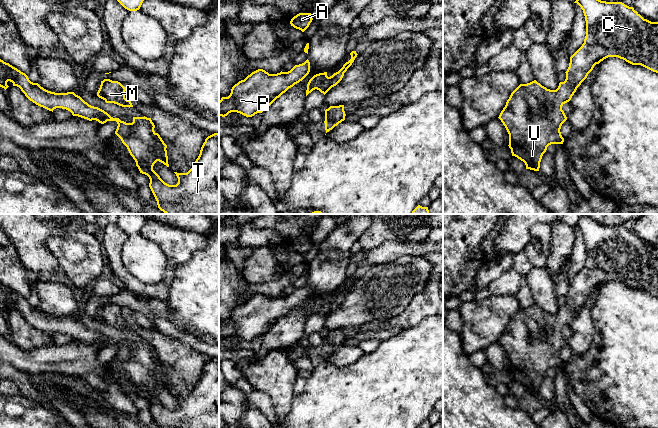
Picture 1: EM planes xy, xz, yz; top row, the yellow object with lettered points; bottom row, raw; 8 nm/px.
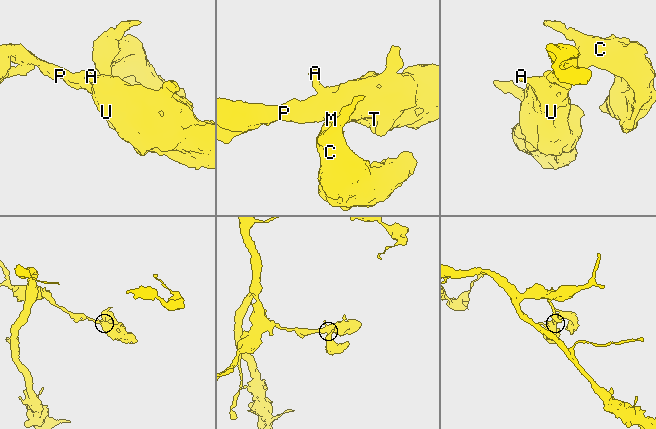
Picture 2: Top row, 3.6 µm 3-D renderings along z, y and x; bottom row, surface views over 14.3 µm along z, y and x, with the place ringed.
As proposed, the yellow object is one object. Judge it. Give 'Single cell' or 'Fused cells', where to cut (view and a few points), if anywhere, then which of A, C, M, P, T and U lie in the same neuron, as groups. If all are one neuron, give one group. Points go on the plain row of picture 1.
Single cell. No split. Groups: A C M P T U

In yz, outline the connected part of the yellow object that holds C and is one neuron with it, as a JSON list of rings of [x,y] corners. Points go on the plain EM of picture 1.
[[[585,215],[574,227],[583,234],[586,260],[582,270],[570,281],[565,305],[560,306],[556,314],[547,313],[536,304],[520,308],[511,317],[498,341],[509,358],[508,370],[512,380],[523,385],[526,393],[539,395],[547,371],[551,368],[563,368],[560,353],[567,341],[562,330],[571,324],[596,288],[608,281],[618,281],[632,289],[641,289],[658,297],[658,246],[644,243],[633,231],[622,226],[601,225]]]

